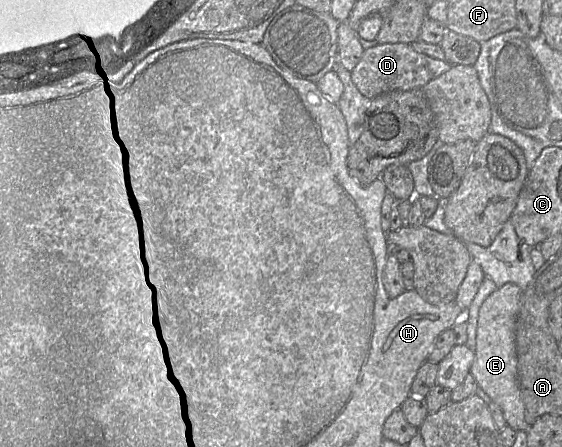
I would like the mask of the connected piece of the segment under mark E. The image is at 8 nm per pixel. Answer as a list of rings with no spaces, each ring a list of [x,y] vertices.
[[[506,283],[495,290],[479,311],[475,358],[470,373],[485,393],[499,405],[508,426],[516,431],[528,431],[525,405],[518,382],[517,351],[515,343],[516,322],[523,290],[515,283]]]

